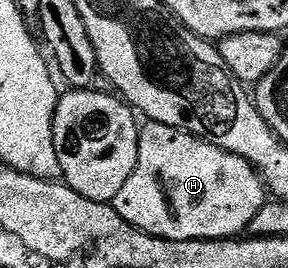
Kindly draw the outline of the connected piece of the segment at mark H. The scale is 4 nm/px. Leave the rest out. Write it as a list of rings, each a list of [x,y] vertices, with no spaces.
[[[145,121],[140,126],[138,162],[134,164],[134,172],[130,172],[130,180],[122,184],[122,192],[118,192],[114,205],[122,220],[155,238],[214,240],[243,235],[250,220],[258,216],[265,201],[266,187],[255,168],[245,158],[234,156],[185,130]]]

